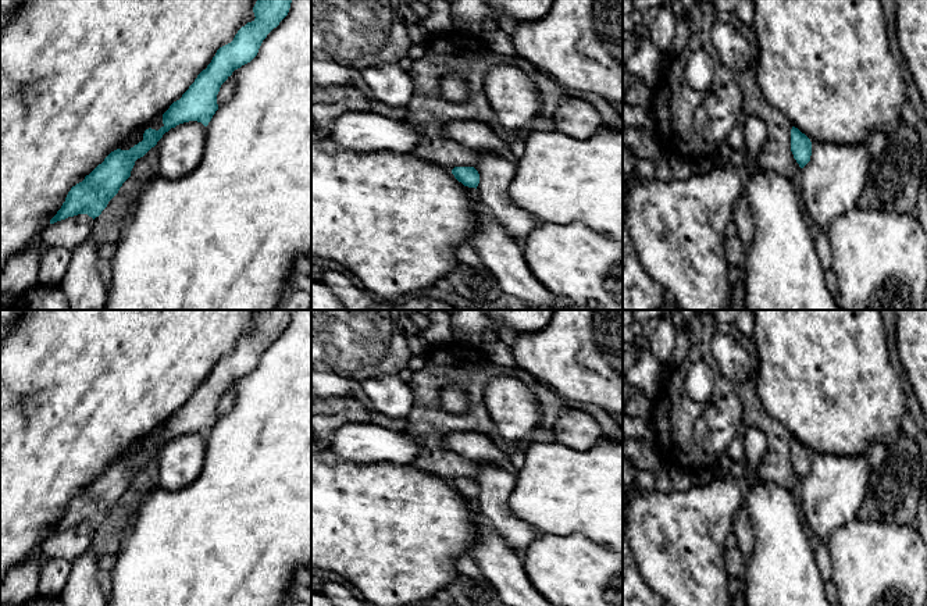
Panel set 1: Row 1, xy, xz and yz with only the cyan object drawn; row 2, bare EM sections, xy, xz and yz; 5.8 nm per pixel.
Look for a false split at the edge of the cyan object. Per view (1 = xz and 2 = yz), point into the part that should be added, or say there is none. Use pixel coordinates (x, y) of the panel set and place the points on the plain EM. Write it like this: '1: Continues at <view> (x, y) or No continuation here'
1: No continuation here
2: No continuation here

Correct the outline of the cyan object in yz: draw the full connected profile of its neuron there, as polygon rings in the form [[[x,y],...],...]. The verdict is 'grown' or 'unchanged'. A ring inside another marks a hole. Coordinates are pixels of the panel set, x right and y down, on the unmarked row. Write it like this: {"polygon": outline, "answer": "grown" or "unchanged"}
{"polygon": [[[795,438],[791,441],[791,463],[801,480],[810,473],[812,453]]], "answer": "unchanged"}

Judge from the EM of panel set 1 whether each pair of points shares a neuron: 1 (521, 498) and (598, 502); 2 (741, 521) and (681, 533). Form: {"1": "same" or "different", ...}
{"1": "same", "2": "different"}

